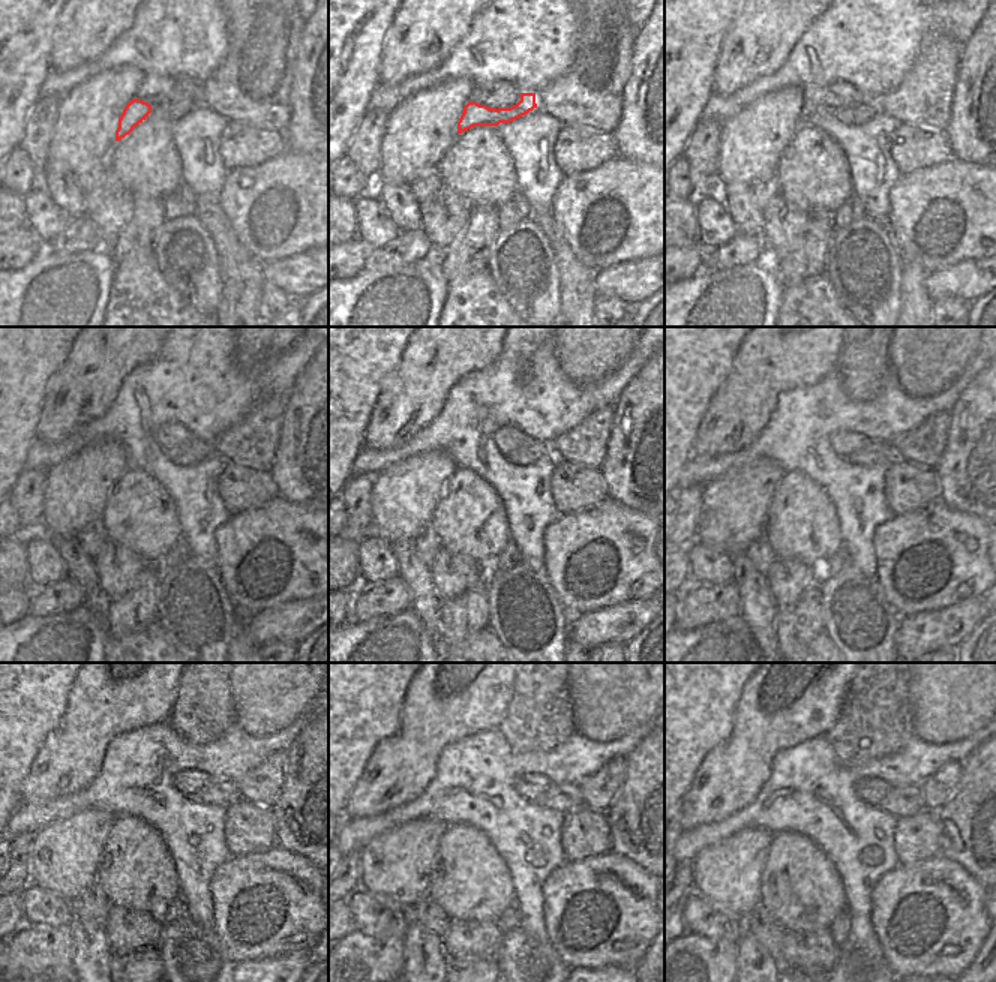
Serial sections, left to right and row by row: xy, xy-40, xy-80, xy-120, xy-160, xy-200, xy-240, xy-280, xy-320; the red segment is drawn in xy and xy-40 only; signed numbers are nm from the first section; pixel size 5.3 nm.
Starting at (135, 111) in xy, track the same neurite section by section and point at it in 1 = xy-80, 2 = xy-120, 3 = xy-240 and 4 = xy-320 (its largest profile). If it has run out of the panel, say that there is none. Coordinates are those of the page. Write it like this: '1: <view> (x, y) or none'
1: xy-80 (858, 114)
2: xy-120 (195, 450)
3: xy-240 (224, 795)
4: xy-320 (900, 801)

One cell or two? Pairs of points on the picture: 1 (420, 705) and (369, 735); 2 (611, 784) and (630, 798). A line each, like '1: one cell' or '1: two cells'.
1: two cells
2: two cells

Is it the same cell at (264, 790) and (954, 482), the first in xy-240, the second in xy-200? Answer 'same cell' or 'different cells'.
different cells

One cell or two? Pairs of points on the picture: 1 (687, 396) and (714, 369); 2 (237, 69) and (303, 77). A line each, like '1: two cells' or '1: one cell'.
1: one cell
2: two cells

